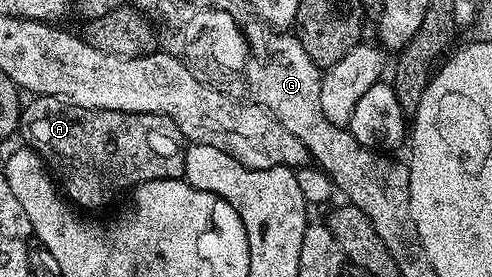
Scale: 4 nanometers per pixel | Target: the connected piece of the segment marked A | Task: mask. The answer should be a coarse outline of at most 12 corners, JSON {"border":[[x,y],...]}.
{"border":[[35,95],[18,136],[72,206],[183,177],[165,115]]}

